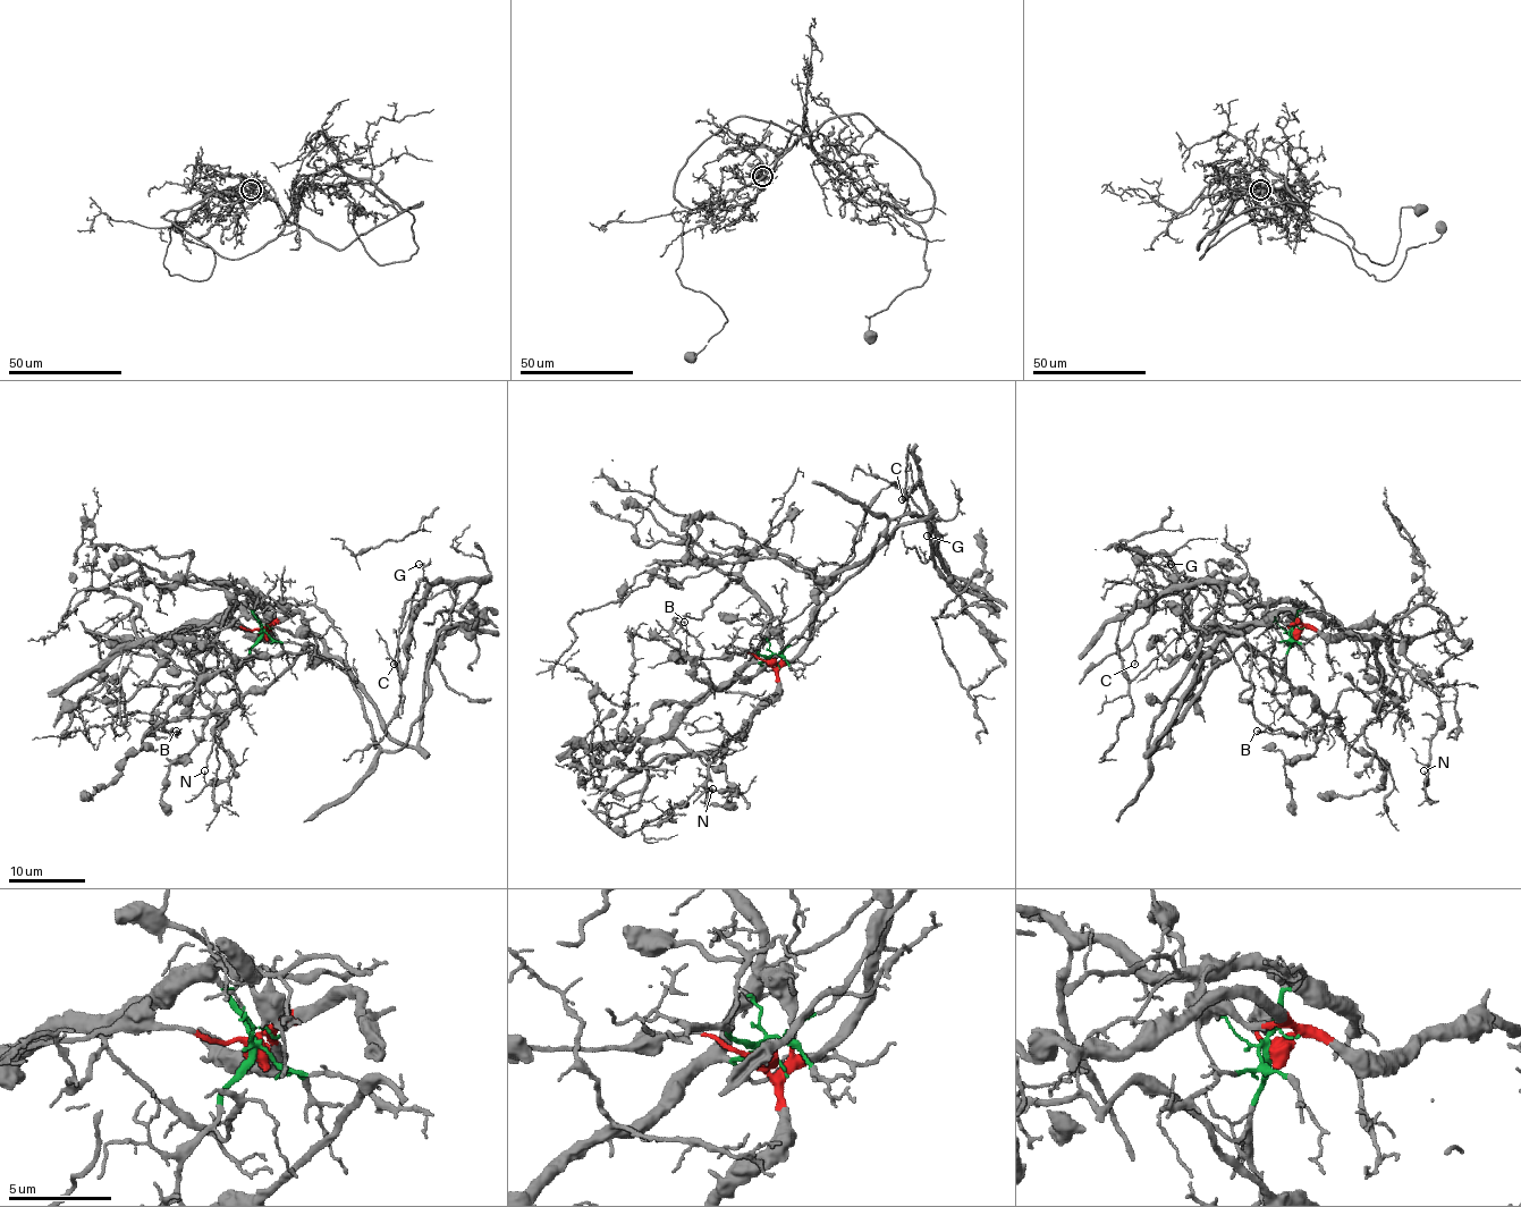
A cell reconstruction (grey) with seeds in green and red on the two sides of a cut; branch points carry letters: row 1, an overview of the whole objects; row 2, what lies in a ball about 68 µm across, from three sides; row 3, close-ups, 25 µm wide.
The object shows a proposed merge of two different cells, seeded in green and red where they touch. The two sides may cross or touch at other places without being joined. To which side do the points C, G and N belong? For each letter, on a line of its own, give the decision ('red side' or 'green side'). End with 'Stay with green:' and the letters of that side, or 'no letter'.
C: red side
G: red side
N: green side
Stay with green: N

